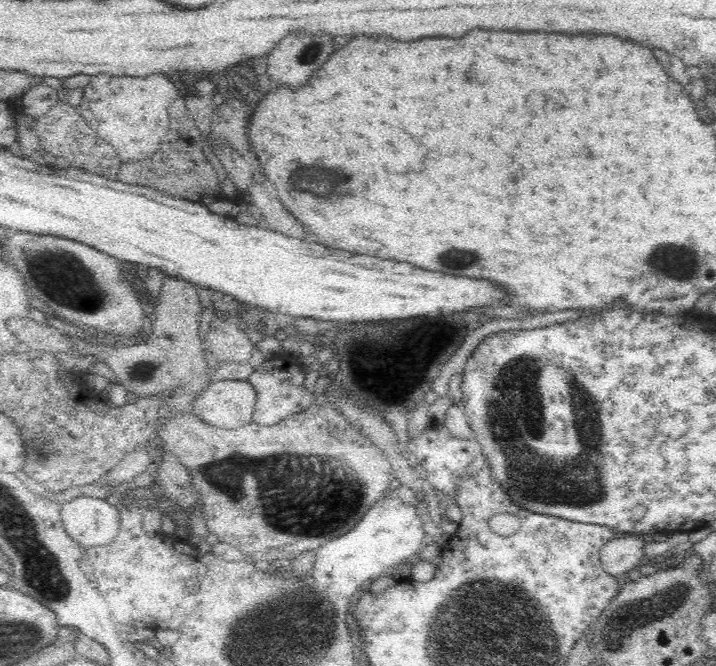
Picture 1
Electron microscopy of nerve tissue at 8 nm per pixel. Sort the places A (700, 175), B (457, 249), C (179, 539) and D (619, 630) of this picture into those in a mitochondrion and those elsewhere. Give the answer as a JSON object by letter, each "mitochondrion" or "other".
{"A":"other","B":"mitochondrion","C":"other","D":"mitochondrion"}

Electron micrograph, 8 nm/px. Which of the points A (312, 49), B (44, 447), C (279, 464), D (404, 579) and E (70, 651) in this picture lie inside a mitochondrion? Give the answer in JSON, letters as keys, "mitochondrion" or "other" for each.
{"A":"mitochondrion","B":"mitochondrion","C":"mitochondrion","D":"other","E":"other"}

